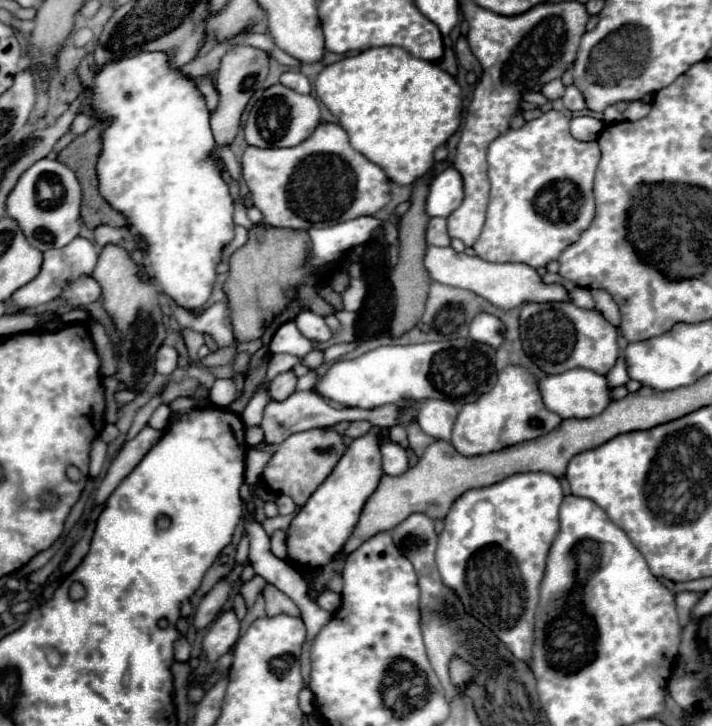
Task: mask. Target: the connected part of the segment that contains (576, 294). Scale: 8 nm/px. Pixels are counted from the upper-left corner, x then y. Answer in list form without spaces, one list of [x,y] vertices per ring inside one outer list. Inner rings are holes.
[[[576,287],[576,289],[570,291],[570,295],[572,295],[572,301],[574,301],[578,307],[594,309],[594,311],[596,311],[596,305],[594,305],[594,301],[590,299],[590,291],[588,291],[588,289],[584,289],[584,287]]]

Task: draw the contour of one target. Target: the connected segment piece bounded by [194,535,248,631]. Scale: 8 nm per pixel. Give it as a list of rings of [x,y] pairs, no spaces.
[[[244,535],[242,541],[240,541],[240,545],[238,545],[238,555],[236,555],[236,567],[234,567],[234,571],[232,571],[226,579],[218,581],[218,583],[212,587],[212,591],[210,591],[210,593],[200,601],[200,605],[198,605],[198,609],[196,609],[196,613],[194,613],[194,627],[196,627],[196,631],[206,629],[206,627],[216,619],[216,615],[218,615],[220,609],[222,609],[222,605],[228,601],[232,583],[240,577],[242,563],[244,563],[246,559],[248,559],[248,537]]]

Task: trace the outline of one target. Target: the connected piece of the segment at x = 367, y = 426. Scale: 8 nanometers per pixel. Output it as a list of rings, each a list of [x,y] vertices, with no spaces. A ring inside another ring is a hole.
[[[352,421],[342,435],[348,439],[356,439],[360,435],[366,435],[370,429],[372,429],[372,423],[368,423],[368,421]]]

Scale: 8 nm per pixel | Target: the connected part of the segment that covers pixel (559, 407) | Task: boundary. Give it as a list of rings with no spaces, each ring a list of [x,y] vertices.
[[[575,368],[564,371],[560,375],[546,375],[544,379],[538,381],[538,389],[540,395],[544,399],[544,405],[558,413],[562,419],[568,417],[576,417],[576,419],[586,419],[592,415],[600,415],[600,411],[604,411],[604,407],[608,407],[610,403],[610,387],[604,379],[604,375],[596,375],[594,371],[584,368]]]

